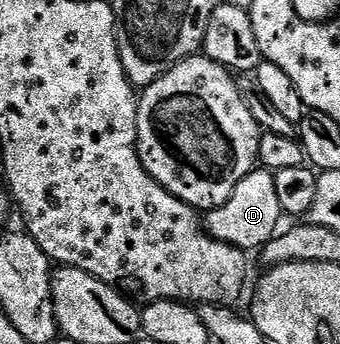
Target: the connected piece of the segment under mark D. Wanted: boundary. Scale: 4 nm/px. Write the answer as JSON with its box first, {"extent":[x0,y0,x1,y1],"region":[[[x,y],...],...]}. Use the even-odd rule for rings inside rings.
{"extent":[205,170,284,250],"region":[[[256,170],[237,182],[237,190],[229,198],[227,204],[220,208],[212,208],[205,216],[205,230],[214,240],[231,244],[244,250],[262,249],[280,231],[279,220],[284,219],[281,202],[277,199],[277,182],[275,173]]]}

